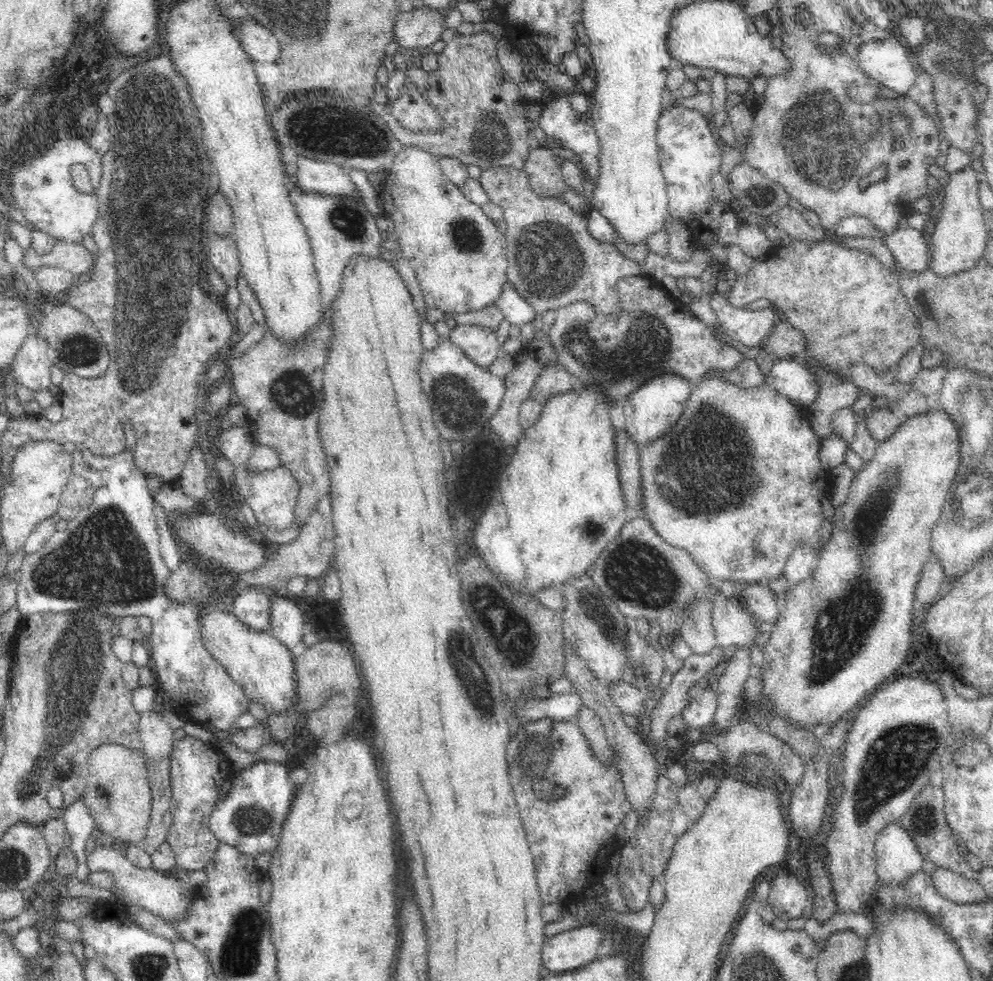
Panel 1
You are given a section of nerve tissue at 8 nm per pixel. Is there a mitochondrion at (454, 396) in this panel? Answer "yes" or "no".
yes

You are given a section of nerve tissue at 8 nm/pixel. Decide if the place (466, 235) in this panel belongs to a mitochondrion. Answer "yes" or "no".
yes

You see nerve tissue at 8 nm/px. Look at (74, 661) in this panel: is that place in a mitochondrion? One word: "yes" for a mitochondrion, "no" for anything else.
yes

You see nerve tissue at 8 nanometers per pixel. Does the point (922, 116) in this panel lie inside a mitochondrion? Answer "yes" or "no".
no

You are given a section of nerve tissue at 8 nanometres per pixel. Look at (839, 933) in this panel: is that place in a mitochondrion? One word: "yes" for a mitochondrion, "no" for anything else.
no

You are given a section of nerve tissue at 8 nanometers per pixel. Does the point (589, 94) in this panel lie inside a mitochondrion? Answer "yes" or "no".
no

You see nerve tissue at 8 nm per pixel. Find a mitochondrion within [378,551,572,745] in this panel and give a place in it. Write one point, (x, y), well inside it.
(455, 648)

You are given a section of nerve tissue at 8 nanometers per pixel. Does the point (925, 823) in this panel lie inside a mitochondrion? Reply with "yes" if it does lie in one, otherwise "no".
yes

